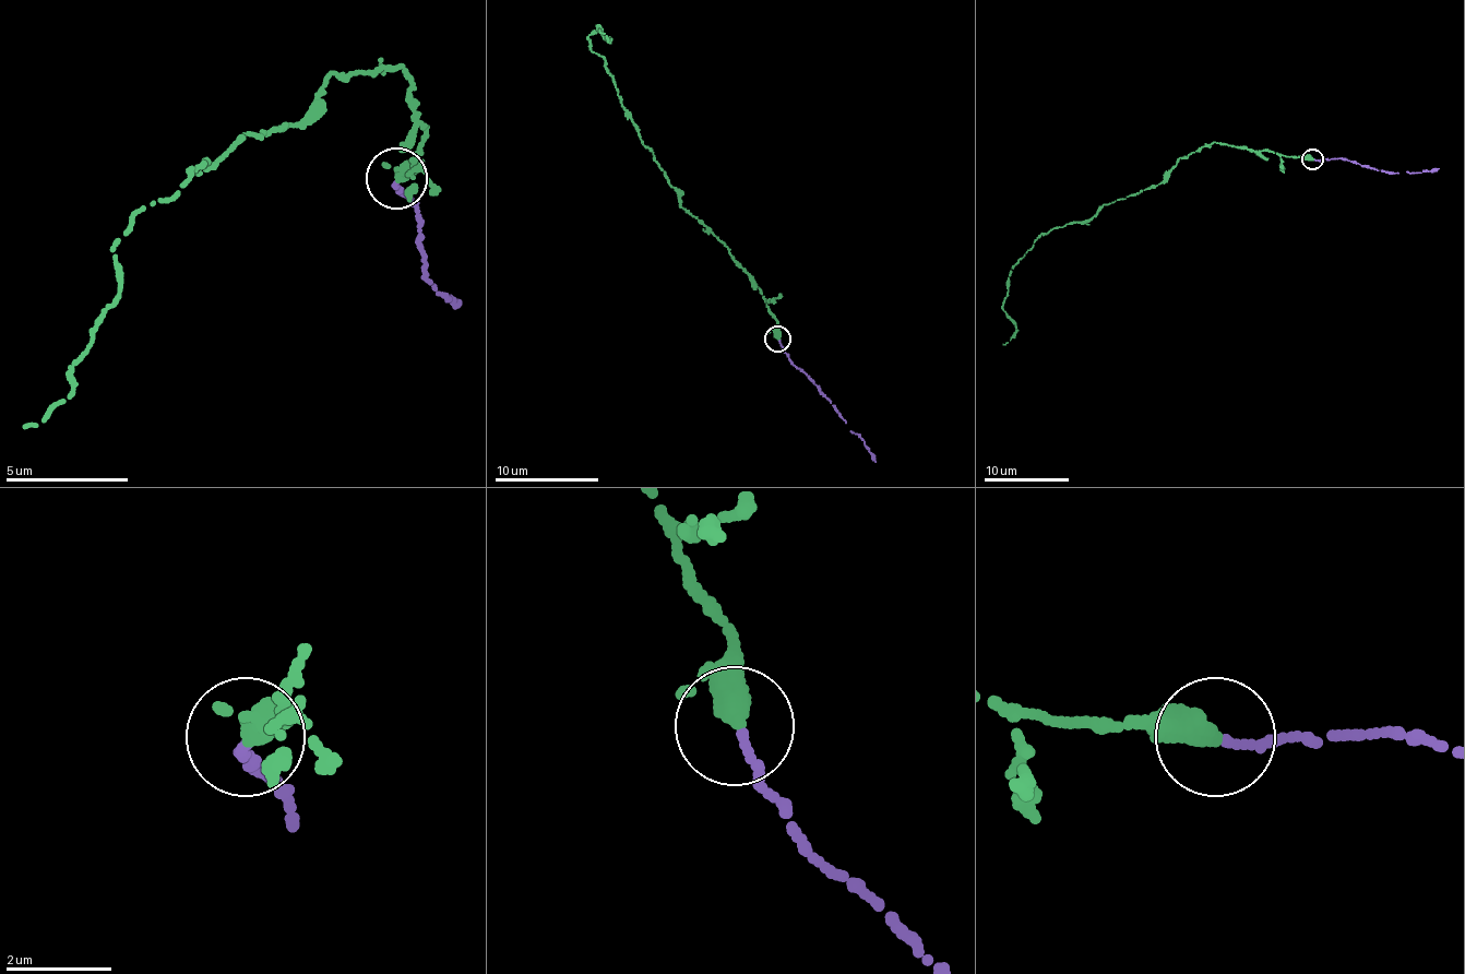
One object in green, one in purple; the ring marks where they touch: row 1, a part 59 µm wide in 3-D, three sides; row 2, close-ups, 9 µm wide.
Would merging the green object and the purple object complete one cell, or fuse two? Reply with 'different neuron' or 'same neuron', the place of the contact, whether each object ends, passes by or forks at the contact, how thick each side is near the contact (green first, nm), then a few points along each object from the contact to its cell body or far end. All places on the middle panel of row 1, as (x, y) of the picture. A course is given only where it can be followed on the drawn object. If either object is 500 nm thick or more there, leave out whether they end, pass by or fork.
same neuron | (777, 339) | green passes by | purple ends | 320/170 nm | green via (777, 340), (759, 286), (681, 206), (638, 134), (592, 52), (599, 25), (610, 38), (599, 28) | purple via (777, 340), (798, 368), (865, 441), (876, 462)

